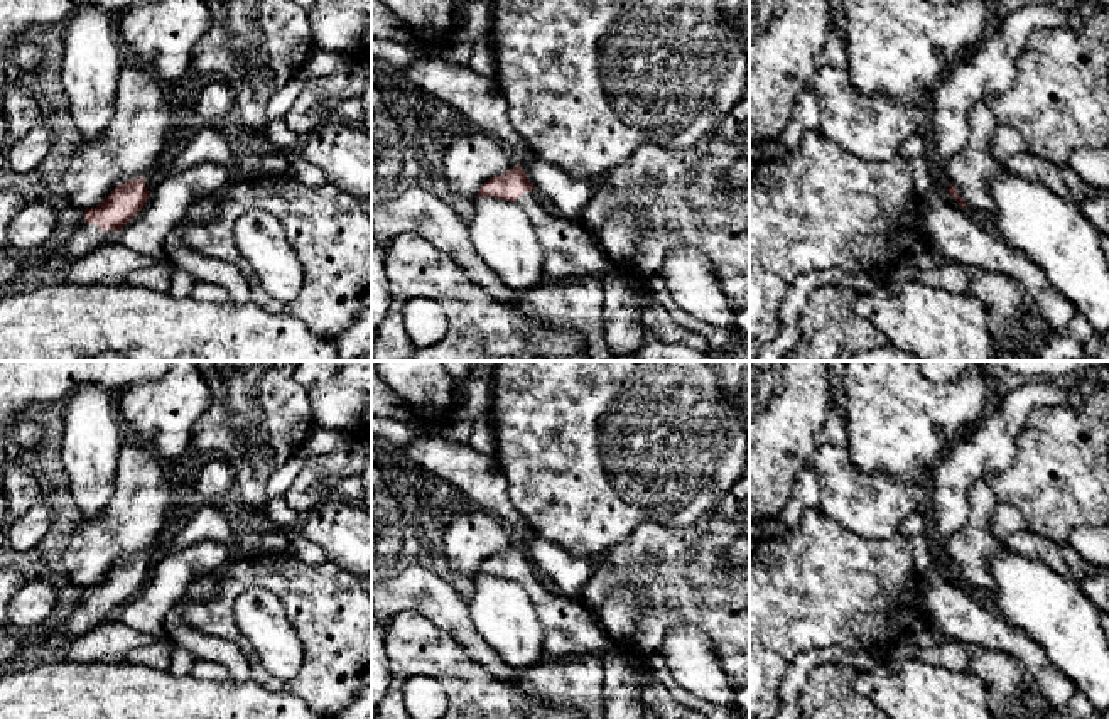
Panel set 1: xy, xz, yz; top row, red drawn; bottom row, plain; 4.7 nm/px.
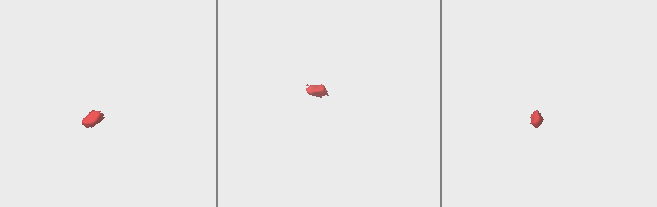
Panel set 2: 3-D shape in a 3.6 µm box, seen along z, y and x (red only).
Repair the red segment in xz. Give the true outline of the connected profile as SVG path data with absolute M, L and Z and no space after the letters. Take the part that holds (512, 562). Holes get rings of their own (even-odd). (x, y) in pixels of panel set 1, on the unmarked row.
M522 543L488 557L478 574L517 581L527 591L544 626L545 651L552 657L569 660L609 648L596 616L576 599L544 587Z

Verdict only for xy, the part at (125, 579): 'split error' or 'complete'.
split error

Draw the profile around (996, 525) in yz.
M999 501L991 516L989 528L996 538L1006 540L1011 533L1025 530L1026 527L1023 516L1013 506Z

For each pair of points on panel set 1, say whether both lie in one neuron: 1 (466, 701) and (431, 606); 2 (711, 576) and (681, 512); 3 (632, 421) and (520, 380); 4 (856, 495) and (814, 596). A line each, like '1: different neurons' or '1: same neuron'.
1: different neurons
2: different neurons
3: same neuron
4: different neurons

